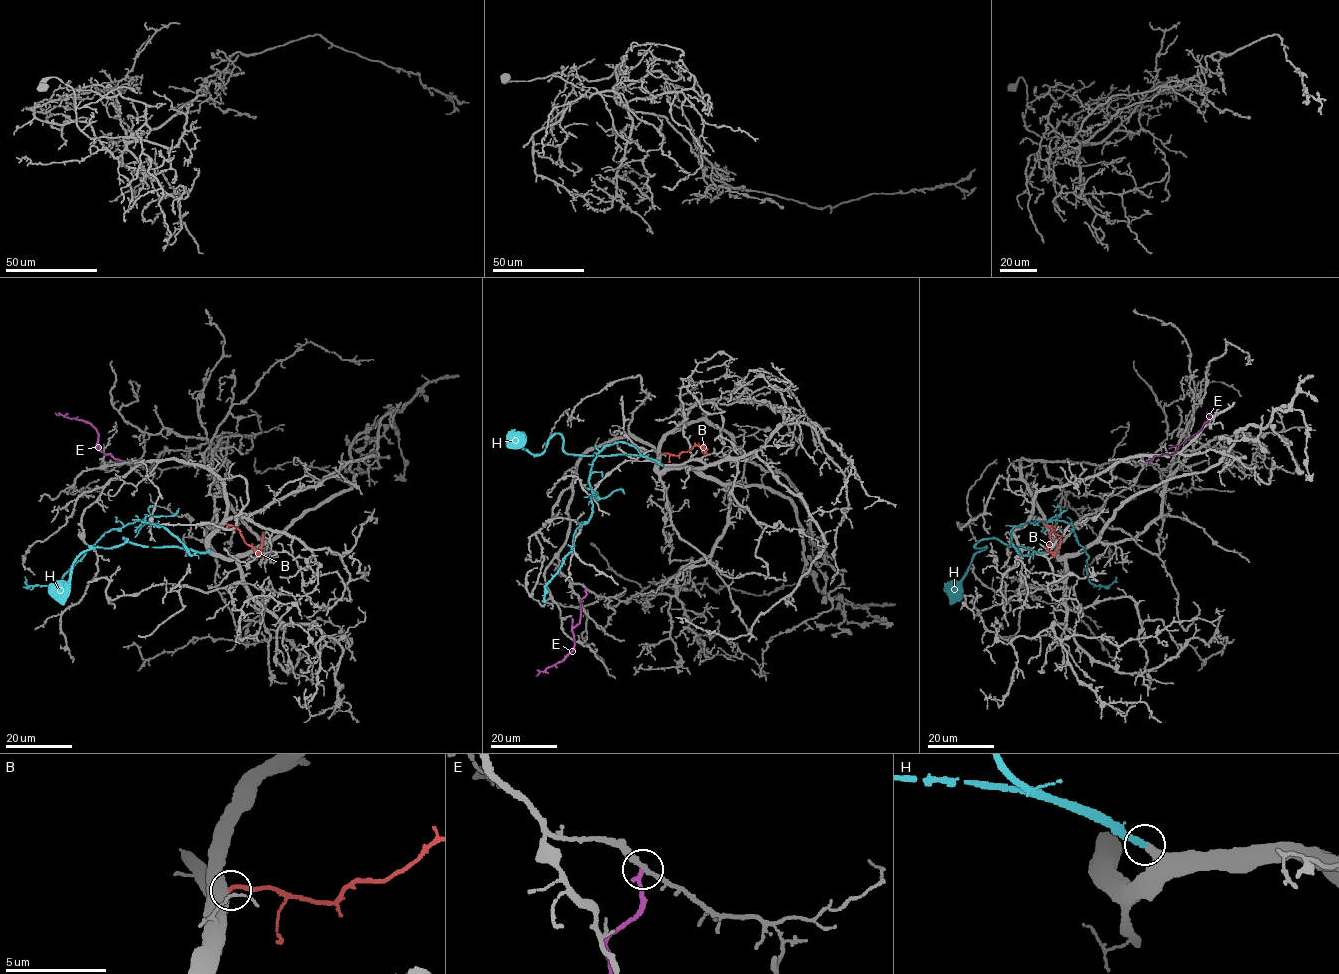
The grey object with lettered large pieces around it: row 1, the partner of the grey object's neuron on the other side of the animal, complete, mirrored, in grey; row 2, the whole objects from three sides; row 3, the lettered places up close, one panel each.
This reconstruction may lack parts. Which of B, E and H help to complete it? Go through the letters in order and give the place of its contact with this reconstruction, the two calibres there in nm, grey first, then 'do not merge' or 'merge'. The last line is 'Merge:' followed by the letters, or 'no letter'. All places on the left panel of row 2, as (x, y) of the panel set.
B: meets grey at (226, 523); 750 nm thick on the grey side, 200 nm on the other; merge
E: meets grey at (121, 461); 240 nm thick on the grey side, 260 nm on the other; do not merge
H: meets grey at (211, 552); 360 nm thick on the grey side, 340 nm on the other; merge
Merge: B, H

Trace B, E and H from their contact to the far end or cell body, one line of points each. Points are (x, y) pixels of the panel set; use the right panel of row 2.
B: (1044, 523), (1052, 530), (1047, 547), (1054, 553), (1061, 537), (1054, 532)
E: (1145, 461), (1164, 453), (1174, 453), (1180, 444), (1202, 427), (1211, 412)
H: (1050, 552), (1022, 555), (1010, 533), (1021, 523), (1070, 523), (1088, 556), (1090, 583), (1111, 584), (1115, 577)

